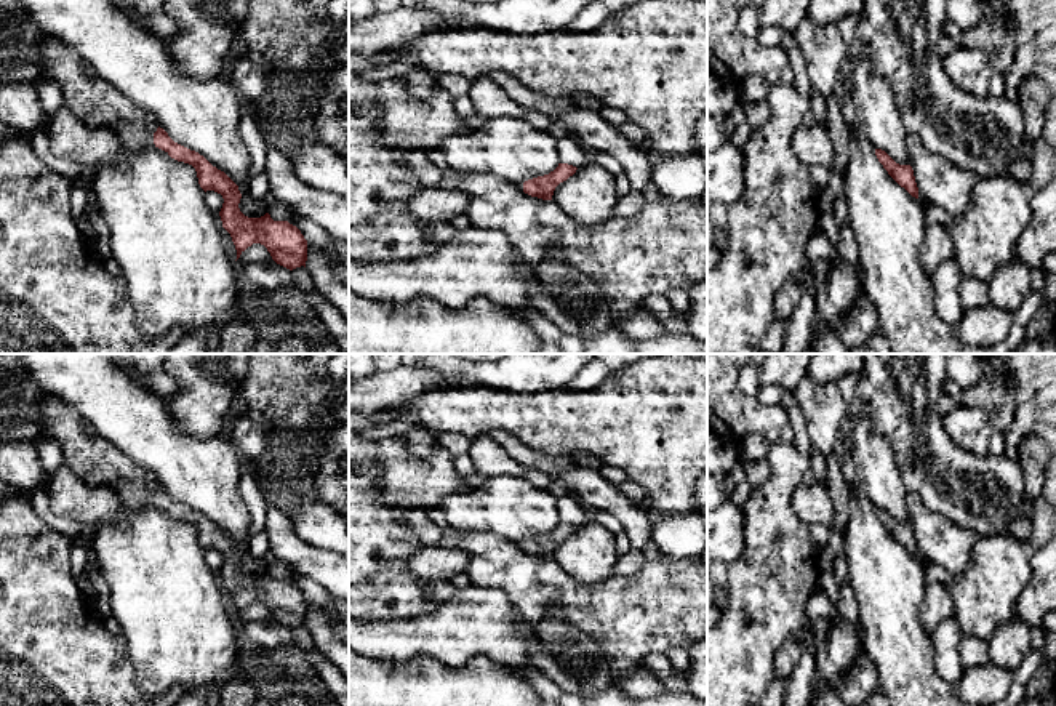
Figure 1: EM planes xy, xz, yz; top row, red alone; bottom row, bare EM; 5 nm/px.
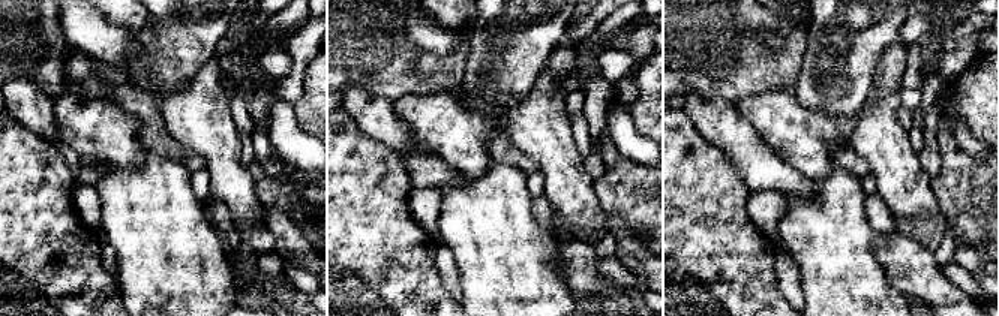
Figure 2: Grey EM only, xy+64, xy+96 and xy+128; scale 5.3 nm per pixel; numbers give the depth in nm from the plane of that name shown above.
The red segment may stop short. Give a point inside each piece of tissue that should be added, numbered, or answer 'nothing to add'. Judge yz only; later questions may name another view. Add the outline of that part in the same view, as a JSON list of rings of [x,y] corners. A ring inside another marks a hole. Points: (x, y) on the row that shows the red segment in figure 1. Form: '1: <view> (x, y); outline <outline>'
nothing to add

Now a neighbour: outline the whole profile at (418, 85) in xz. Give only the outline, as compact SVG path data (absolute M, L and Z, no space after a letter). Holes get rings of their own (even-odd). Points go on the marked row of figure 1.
M411 72L402 78L403 90L410 98L424 101L430 96L435 78L430 75L430 72Z

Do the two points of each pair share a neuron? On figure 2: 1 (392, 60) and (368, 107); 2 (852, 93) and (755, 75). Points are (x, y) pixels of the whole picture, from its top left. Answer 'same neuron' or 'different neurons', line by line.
1: different neurons
2: different neurons

